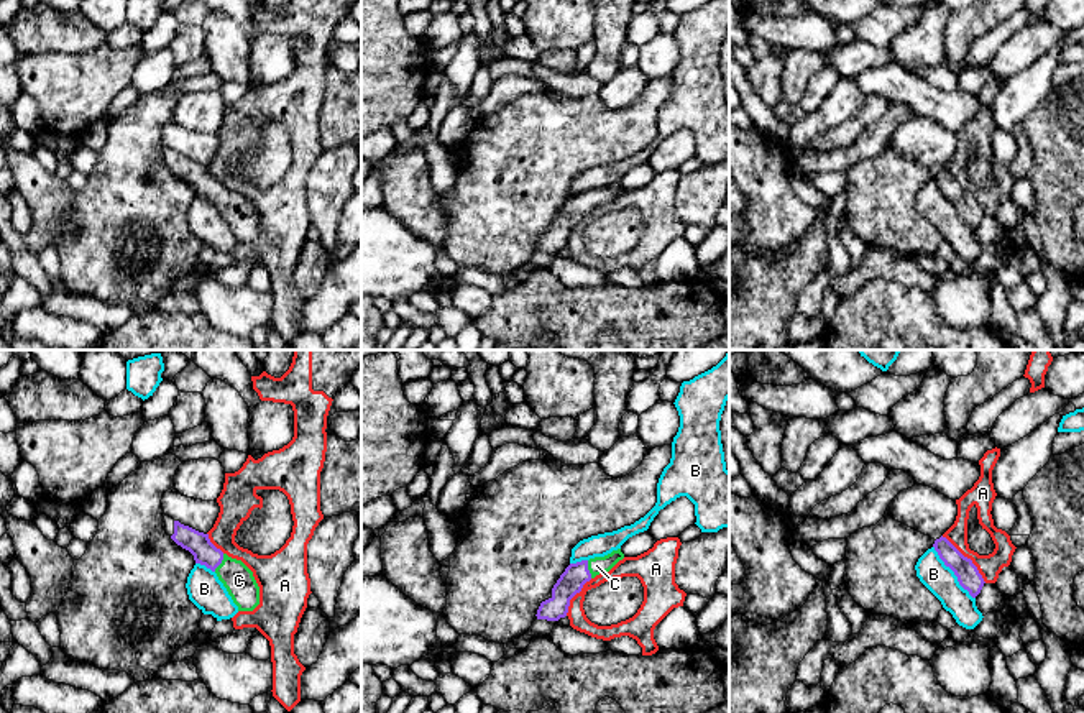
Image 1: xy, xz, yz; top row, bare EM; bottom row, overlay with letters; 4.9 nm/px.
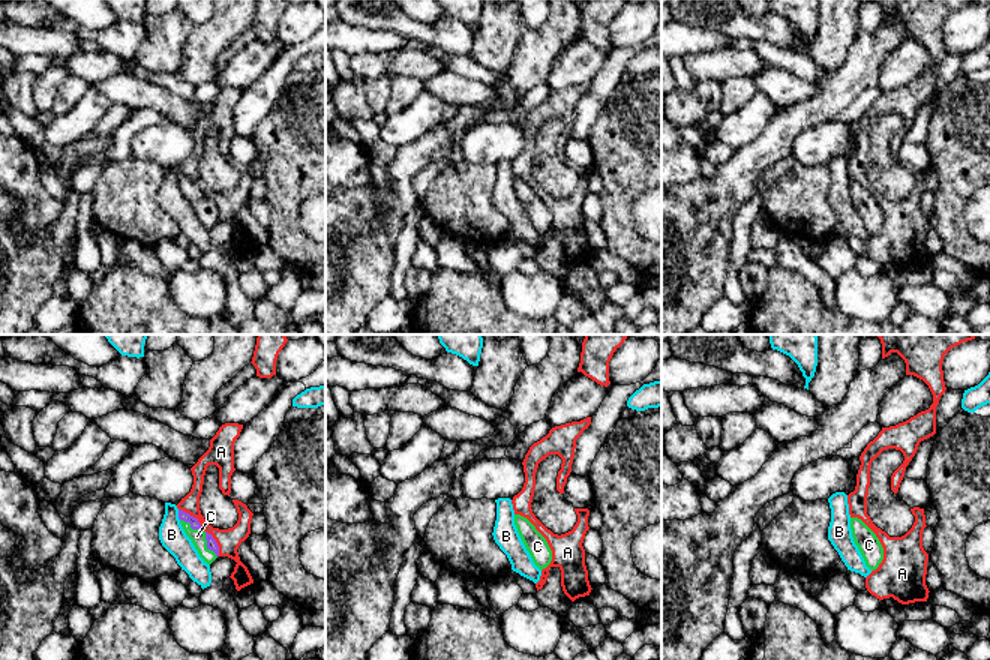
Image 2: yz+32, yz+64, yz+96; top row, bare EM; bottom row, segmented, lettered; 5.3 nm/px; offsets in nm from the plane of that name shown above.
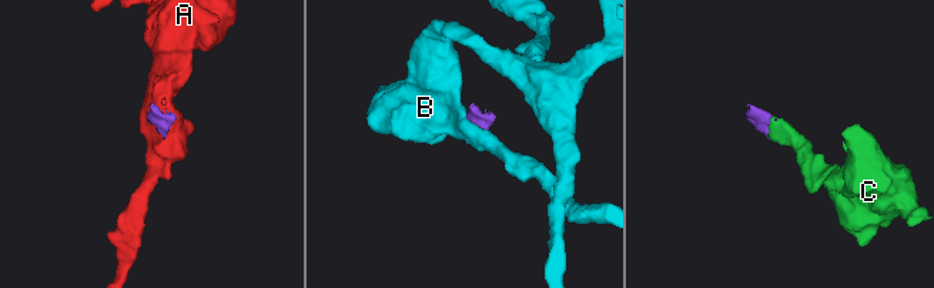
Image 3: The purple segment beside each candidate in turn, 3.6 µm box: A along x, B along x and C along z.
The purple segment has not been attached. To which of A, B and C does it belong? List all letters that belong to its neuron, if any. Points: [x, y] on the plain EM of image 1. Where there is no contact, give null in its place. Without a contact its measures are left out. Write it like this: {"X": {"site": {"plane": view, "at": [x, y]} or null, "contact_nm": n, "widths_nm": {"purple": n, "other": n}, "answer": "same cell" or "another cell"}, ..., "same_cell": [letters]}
{"A": {"site": {"plane": "yz", "at": [966, 189]}, "contact_nm": 320, "widths_nm": {"purple": 110, "other": 110}, "answer": "another cell"}, "B": {"site": {"plane": "yz", "at": [953, 202]}, "contact_nm": 340, "widths_nm": {"purple": 110, "other": 150}, "answer": "another cell"}, "C": {"site": {"plane": "xy", "at": [220, 194]}, "contact_nm": 100, "widths_nm": {"purple": 120, "other": 150}, "answer": "same cell"}, "same_cell": ["C"]}

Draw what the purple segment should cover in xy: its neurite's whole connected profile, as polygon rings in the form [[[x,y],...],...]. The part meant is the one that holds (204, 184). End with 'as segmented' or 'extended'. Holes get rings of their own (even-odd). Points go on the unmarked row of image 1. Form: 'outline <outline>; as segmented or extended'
outline [[[164,148],[163,159],[177,177],[194,187],[195,196],[217,205],[238,243],[253,243],[260,237],[260,218],[253,204],[241,192],[232,191],[217,181],[209,166],[184,158],[169,148]]]; extended

